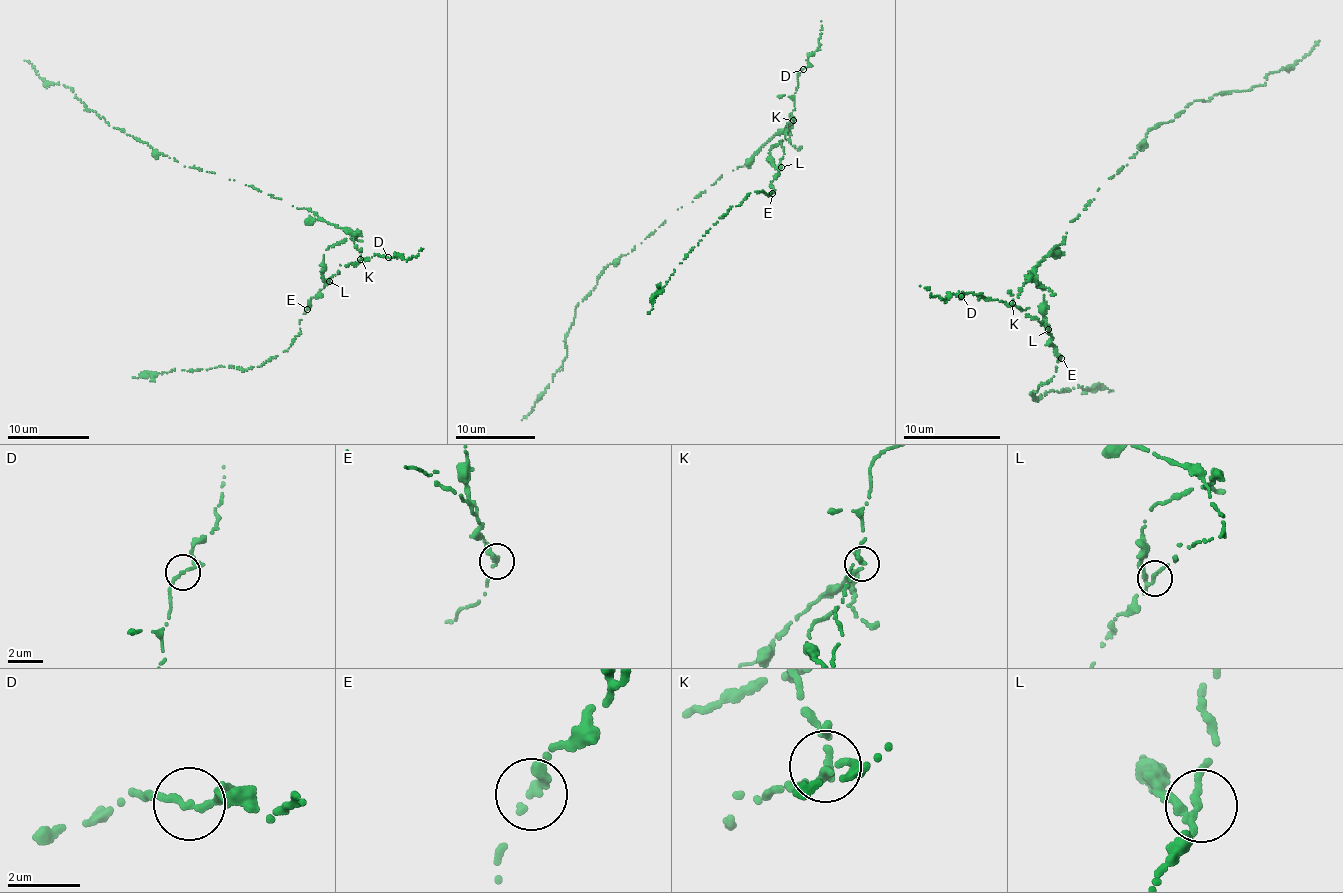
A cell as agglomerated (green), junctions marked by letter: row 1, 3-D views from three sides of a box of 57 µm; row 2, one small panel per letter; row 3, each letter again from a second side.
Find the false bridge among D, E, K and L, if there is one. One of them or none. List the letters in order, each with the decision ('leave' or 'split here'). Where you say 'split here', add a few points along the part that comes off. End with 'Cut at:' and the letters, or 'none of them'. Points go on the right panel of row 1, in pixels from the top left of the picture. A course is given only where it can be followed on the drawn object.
D: leave
E: leave
K: split here
L: leave
Cut at: K

